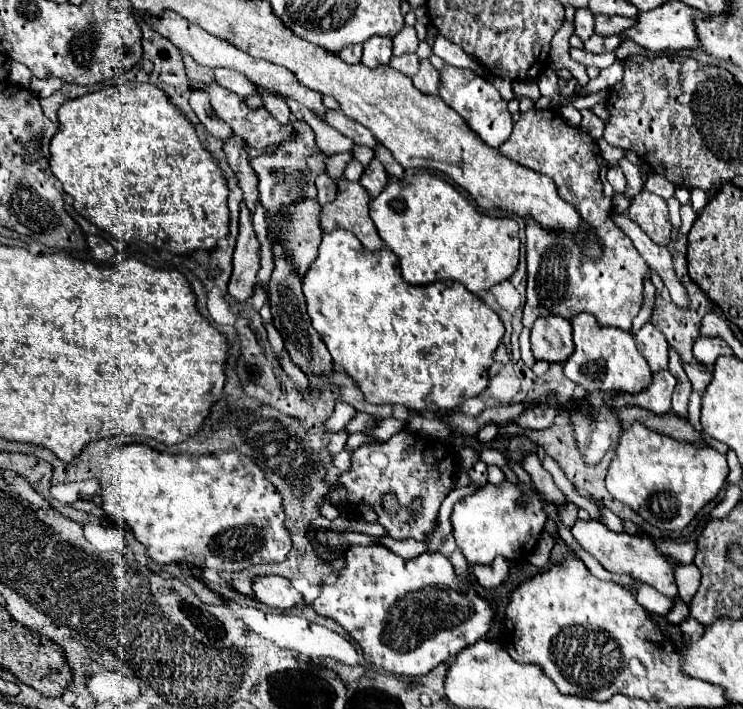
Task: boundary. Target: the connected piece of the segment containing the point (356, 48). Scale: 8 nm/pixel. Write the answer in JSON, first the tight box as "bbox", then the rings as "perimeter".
{"bbox":[339,45,363,63],"perimeter":[[[351,45],[351,47],[345,47],[339,57],[347,63],[359,63],[361,61],[361,55],[363,55],[363,45]]]}

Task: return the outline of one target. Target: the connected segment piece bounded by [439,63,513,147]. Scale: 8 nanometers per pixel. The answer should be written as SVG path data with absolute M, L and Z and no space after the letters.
M449 63L439 73L439 97L467 121L467 127L477 133L487 145L499 147L511 135L511 113L497 111L495 87L471 69L459 69Z

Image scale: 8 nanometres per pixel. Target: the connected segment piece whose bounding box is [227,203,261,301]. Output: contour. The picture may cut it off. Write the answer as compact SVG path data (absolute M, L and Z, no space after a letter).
M241 203L241 229L237 237L237 247L233 253L233 275L229 281L229 295L237 301L247 301L253 295L253 287L257 283L259 263L259 241L253 231L251 211L245 203Z

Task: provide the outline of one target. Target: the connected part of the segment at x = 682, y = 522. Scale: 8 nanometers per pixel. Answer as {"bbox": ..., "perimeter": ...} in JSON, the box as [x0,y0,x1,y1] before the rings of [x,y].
{"bbox":[605,423,727,531],"perimeter":[[[633,423],[621,431],[605,485],[617,501],[629,505],[649,525],[661,531],[683,531],[721,493],[727,473],[725,455],[713,447],[677,441],[647,429],[643,423]]]}

